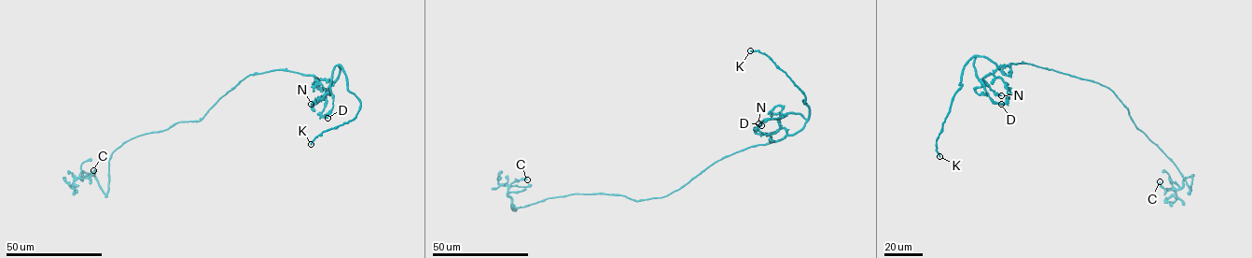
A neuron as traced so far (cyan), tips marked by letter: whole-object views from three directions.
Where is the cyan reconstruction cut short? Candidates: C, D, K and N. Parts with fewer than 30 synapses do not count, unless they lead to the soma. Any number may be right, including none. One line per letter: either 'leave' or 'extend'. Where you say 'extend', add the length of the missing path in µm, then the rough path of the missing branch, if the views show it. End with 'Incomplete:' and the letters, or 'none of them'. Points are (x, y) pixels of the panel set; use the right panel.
C: leave
D: leave
K: leave
N: leave
Incomplete: none of them

